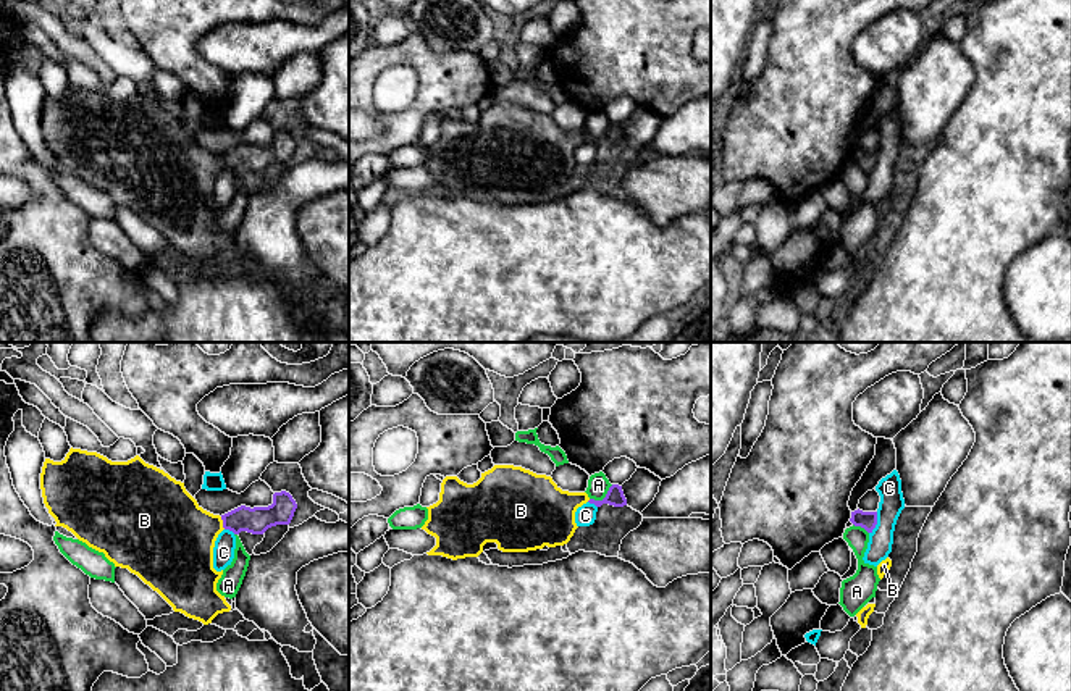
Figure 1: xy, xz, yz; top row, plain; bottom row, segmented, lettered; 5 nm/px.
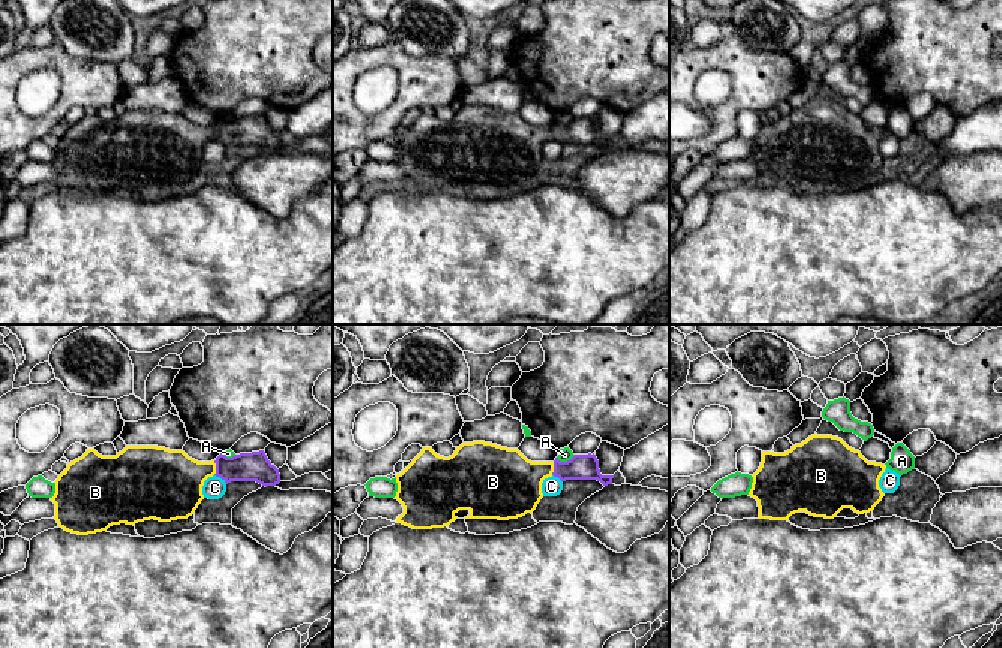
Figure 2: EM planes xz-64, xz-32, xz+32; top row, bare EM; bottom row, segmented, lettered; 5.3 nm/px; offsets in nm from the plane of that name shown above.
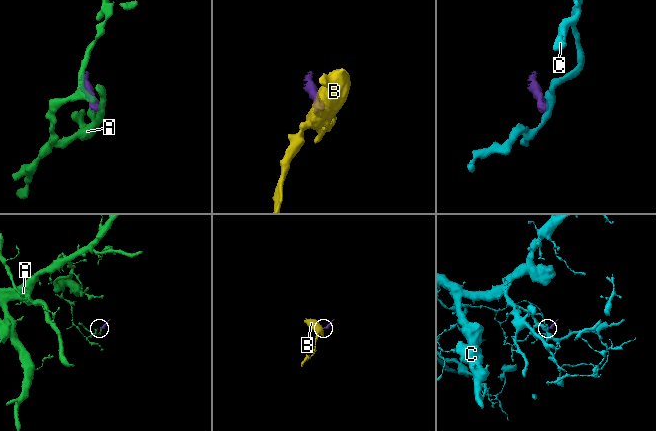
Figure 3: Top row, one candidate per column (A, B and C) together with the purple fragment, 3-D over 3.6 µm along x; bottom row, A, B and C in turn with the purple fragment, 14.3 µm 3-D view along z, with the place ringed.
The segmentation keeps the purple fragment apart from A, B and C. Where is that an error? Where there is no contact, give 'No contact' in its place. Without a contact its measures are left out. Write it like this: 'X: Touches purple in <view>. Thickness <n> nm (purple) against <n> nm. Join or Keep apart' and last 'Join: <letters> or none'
A: Touches purple in xz. Thickness 90 nm (purple) against 110 nm. Keep apart
B: Touches purple in xy. Thickness 140 nm (purple) against 380 nm. Join
C: Touches purple in yz. Thickness 90 nm (purple) against 120 nm. Keep apart
Join: B

